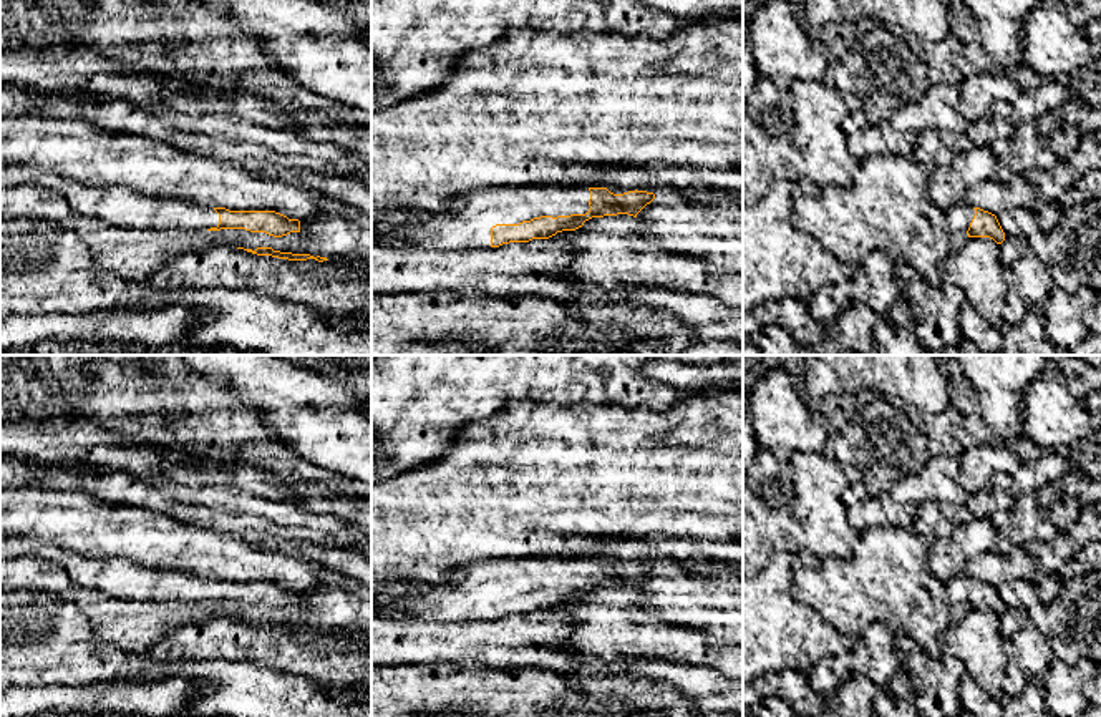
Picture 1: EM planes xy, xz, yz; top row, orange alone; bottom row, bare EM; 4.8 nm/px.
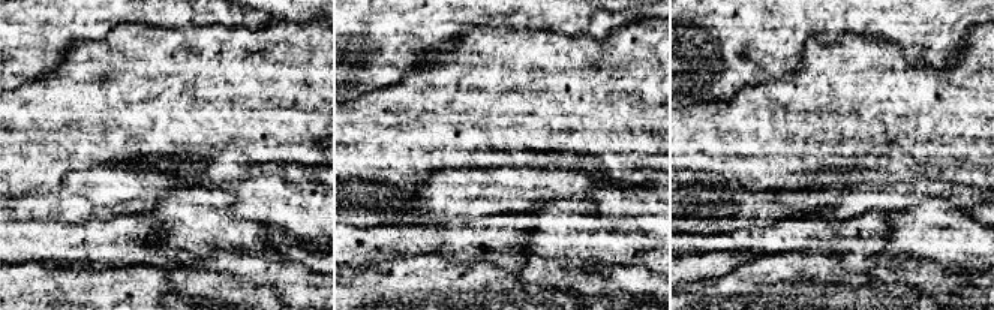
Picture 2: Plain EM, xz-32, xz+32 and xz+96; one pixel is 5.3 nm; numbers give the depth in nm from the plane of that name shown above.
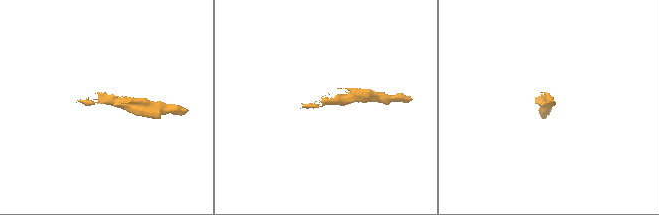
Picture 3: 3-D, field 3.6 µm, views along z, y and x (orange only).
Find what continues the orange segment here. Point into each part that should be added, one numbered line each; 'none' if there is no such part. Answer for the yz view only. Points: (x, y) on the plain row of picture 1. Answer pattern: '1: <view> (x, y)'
1: yz (959, 588)

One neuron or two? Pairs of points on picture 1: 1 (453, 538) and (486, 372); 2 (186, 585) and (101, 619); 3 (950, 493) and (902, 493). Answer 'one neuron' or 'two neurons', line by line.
1: two neurons
2: two neurons
3: one neuron

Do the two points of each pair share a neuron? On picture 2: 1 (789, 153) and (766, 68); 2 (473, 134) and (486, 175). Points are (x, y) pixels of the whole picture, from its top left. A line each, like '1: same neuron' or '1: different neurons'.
1: different neurons
2: different neurons

